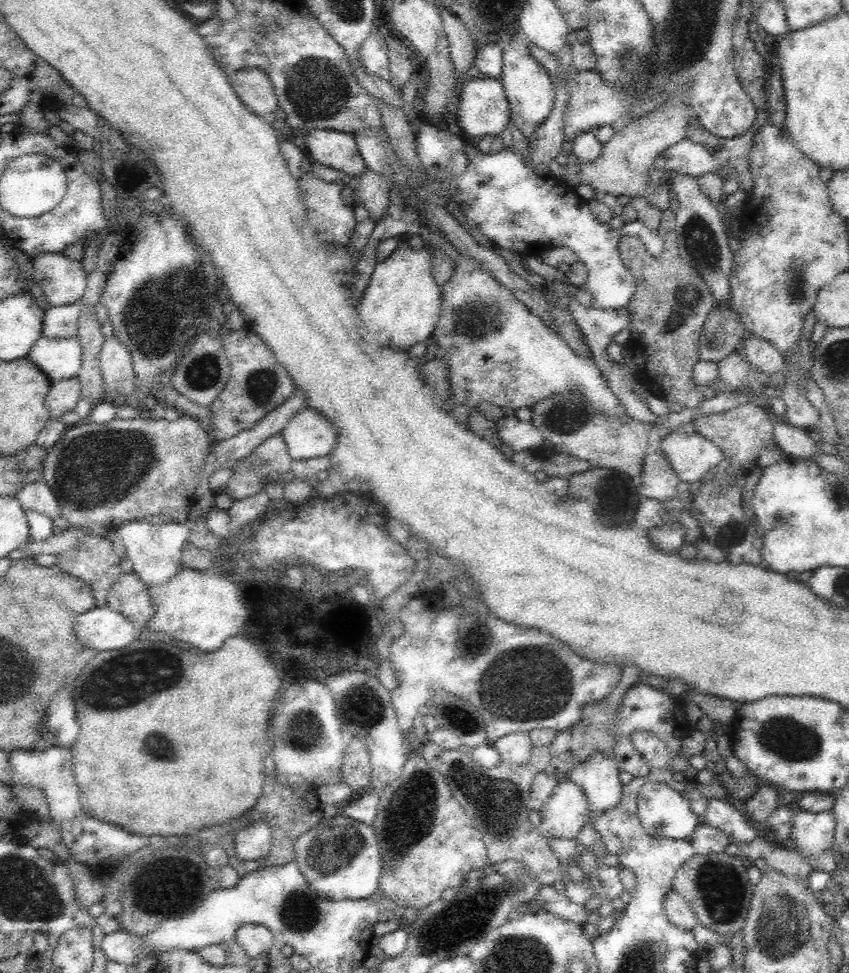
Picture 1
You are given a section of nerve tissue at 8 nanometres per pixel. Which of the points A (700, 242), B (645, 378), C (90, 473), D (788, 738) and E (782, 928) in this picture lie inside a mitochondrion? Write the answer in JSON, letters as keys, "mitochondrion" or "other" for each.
{"A":"mitochondrion","B":"other","C":"mitochondrion","D":"mitochondrion","E":"mitochondrion"}

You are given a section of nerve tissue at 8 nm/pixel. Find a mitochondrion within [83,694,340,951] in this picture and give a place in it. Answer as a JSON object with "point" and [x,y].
{"point":[305,731]}

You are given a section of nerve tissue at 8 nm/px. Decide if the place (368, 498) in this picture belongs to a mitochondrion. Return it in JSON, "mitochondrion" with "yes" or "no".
{"mitochondrion":"no"}

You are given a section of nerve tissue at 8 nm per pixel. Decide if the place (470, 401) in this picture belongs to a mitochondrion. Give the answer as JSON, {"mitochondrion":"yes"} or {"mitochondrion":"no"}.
{"mitochondrion":"no"}

